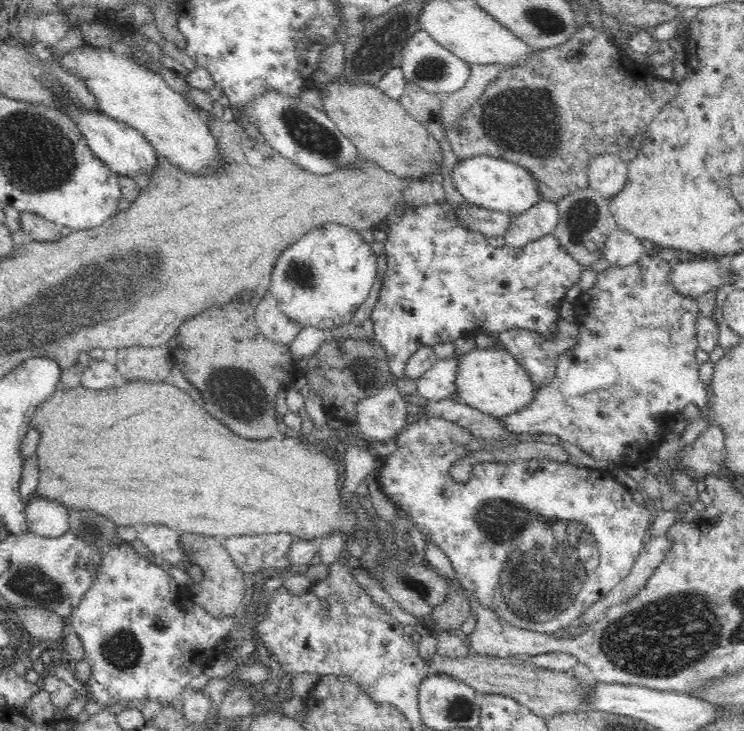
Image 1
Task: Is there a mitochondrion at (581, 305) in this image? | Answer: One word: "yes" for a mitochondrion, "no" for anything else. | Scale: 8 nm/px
no

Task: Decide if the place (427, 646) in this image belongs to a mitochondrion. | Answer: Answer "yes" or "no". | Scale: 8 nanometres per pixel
no

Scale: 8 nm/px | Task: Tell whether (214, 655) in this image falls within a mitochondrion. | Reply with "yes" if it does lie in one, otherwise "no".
no

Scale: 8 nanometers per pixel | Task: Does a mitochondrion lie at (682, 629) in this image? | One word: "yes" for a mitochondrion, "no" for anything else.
yes

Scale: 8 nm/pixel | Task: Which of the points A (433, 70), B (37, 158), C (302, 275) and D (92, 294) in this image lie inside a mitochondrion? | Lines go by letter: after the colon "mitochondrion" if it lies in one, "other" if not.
A: mitochondrion
B: mitochondrion
C: mitochondrion
D: mitochondrion

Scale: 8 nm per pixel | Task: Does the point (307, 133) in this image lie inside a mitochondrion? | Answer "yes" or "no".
yes

